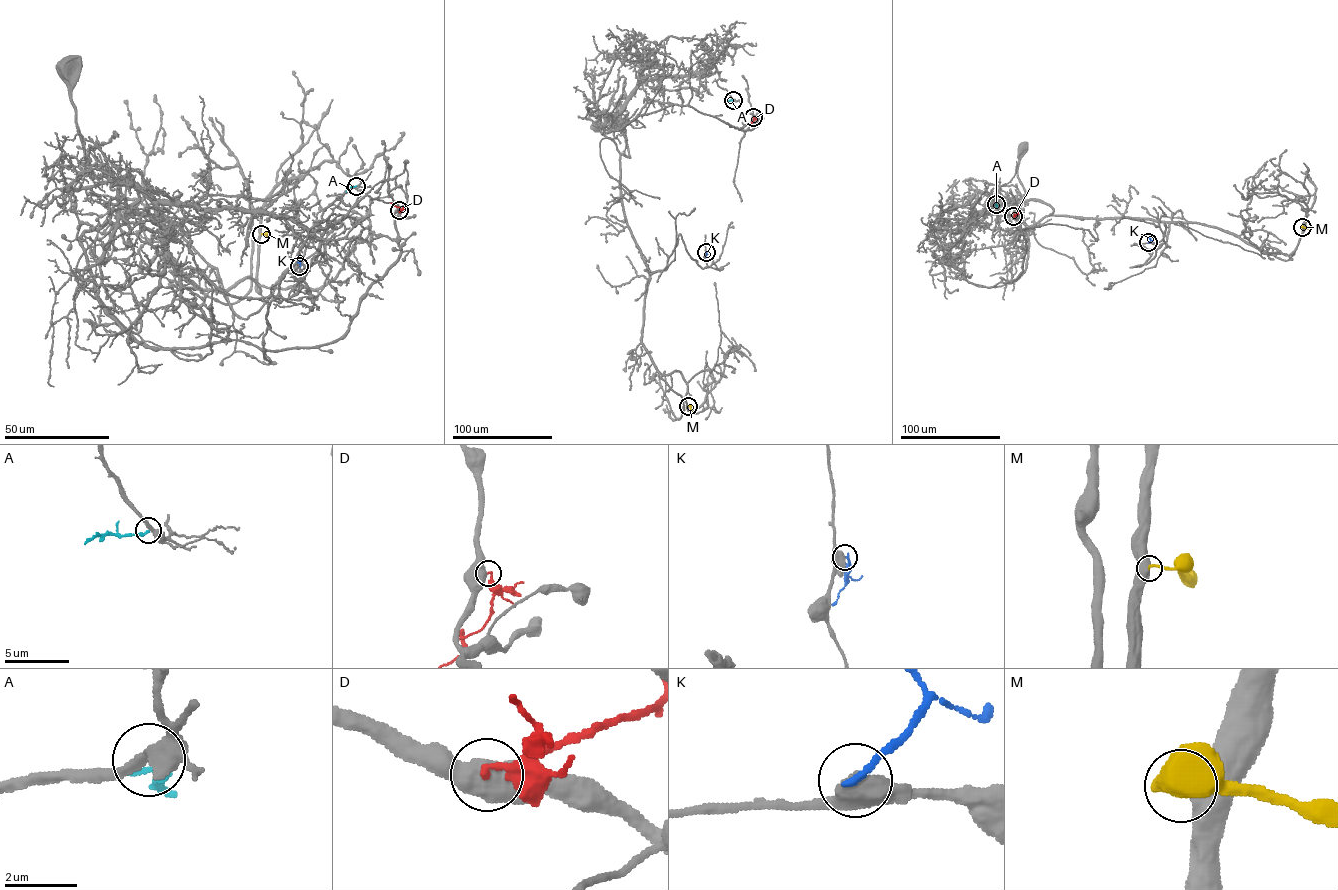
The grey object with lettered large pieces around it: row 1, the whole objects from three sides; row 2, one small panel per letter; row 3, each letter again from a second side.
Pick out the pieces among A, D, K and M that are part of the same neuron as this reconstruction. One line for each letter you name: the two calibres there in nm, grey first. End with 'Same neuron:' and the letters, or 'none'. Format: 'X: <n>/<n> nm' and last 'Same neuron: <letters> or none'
M: 550/180 nm
Same neuron: M

